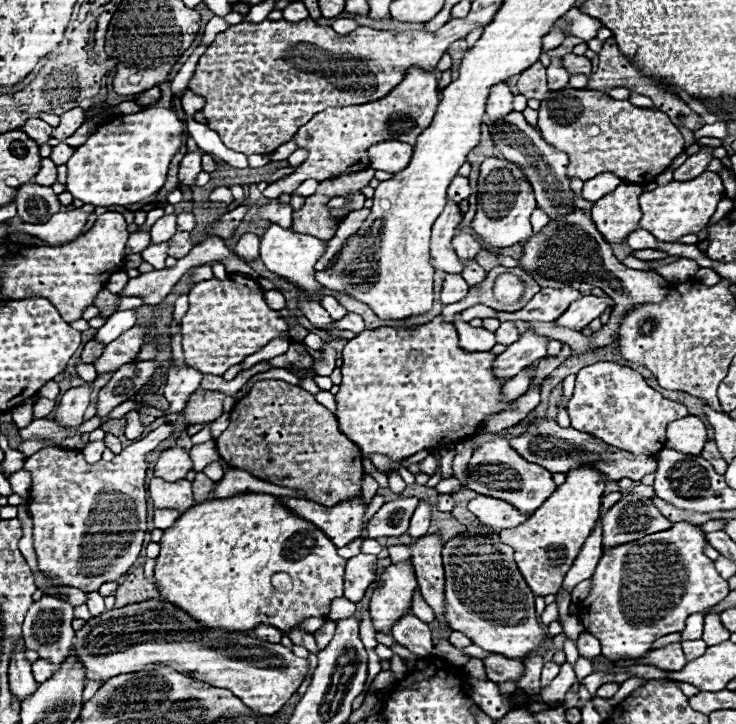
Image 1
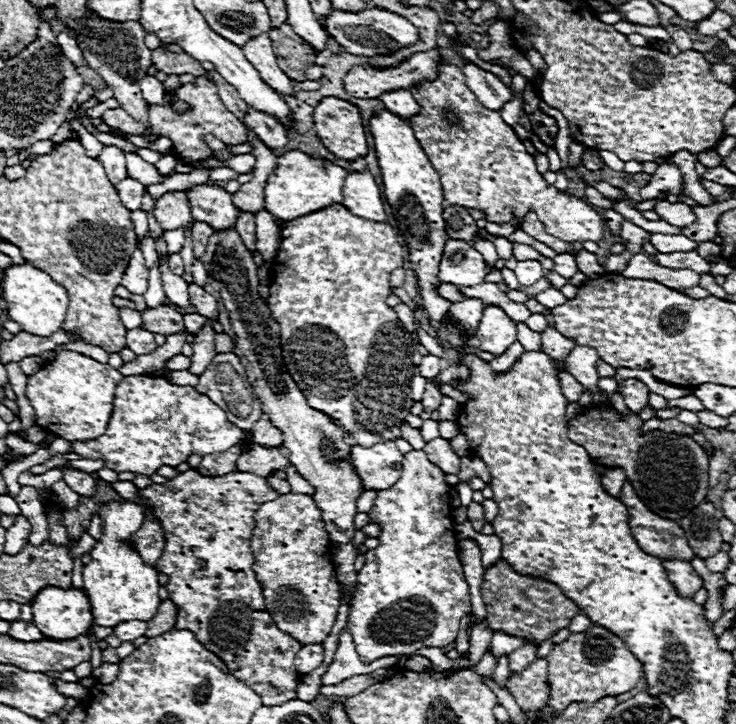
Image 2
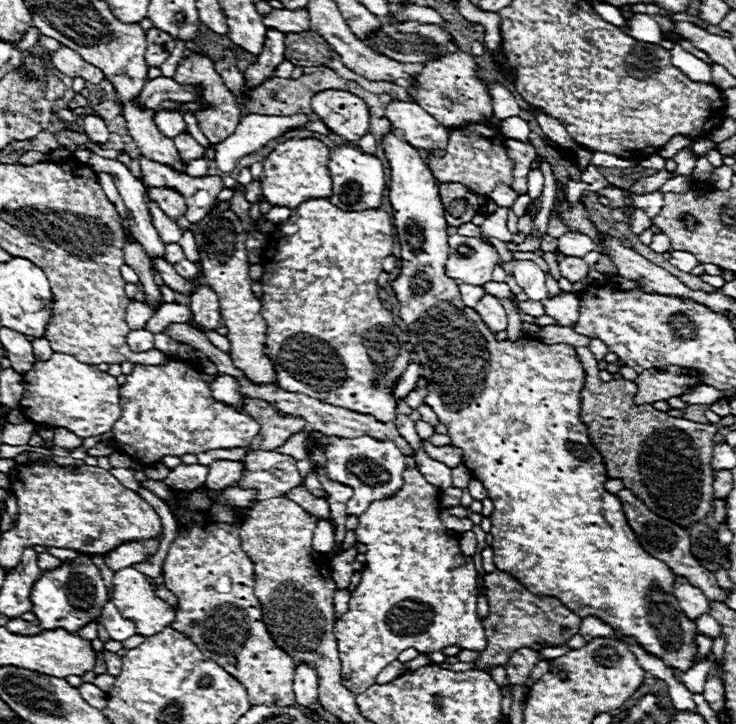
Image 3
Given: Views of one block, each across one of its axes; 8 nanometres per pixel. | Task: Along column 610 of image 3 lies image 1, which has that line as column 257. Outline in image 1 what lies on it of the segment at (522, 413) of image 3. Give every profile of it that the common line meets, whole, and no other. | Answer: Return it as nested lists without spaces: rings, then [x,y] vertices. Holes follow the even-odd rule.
[[[250,492],[196,504],[186,510],[172,528],[164,530],[154,580],[166,602],[182,608],[206,628],[250,632],[260,624],[268,624],[278,630],[290,630],[306,618],[328,614],[330,602],[342,596],[344,566],[346,560],[336,554],[336,546],[322,530],[294,516],[278,502],[276,496]],[[276,572],[286,572],[292,576],[290,592],[278,592],[272,586],[272,576]]]

